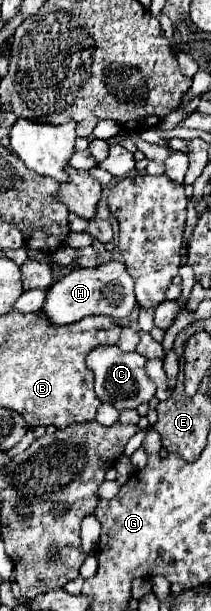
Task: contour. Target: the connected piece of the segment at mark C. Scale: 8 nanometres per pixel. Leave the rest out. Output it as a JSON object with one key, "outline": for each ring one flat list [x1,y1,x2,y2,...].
{"outline":[[102,345,88,353,86,363,90,365,90,371,94,373,94,377,96,379,100,377,100,383,96,383,96,387,94,387,96,395,104,403,114,405,118,411,120,409,136,409,140,403,148,403,154,397,156,387,144,373,146,357,142,357,140,353,126,353,126,351,118,349,116,345]]}

